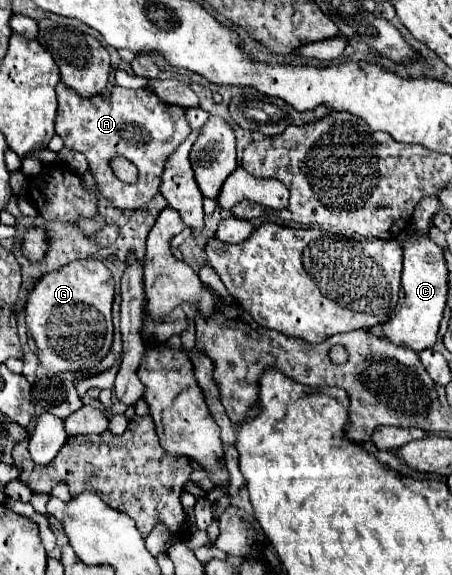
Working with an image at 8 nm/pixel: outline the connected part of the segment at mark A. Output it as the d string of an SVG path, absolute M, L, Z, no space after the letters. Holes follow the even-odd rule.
M63 82L57 84L57 100L59 110L55 130L65 140L67 148L73 148L87 156L89 168L95 174L101 194L119 208L145 206L145 202L149 202L149 198L159 192L161 170L165 168L169 154L173 154L173 150L191 132L191 126L185 118L185 108L159 100L153 90L127 90L119 86L111 90L109 100L105 96L81 98ZM115 156L123 156L133 162L141 174L141 182L121 182L109 166L111 158Z

